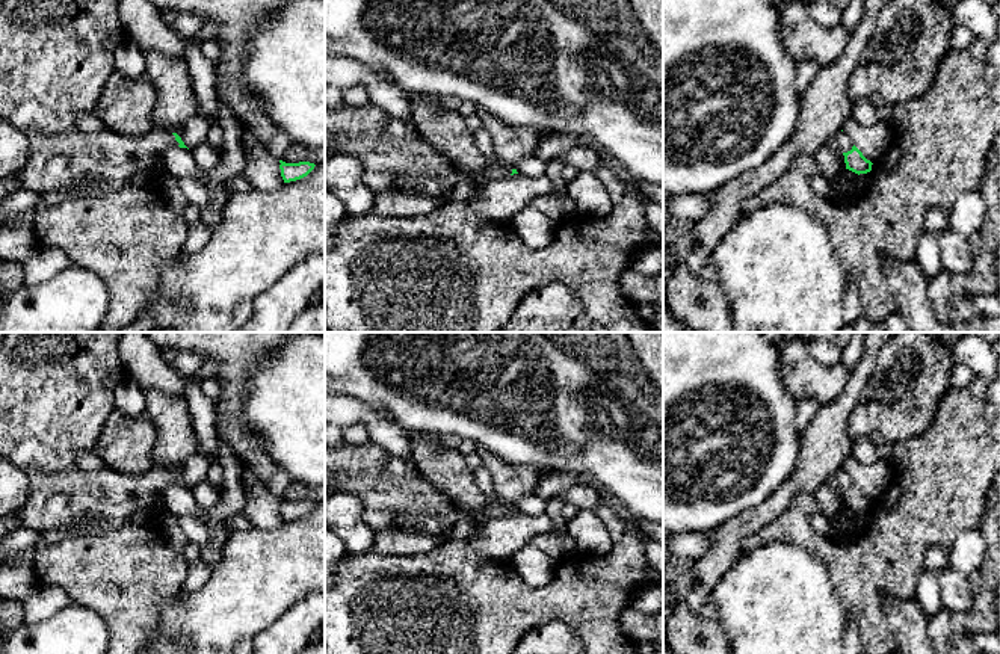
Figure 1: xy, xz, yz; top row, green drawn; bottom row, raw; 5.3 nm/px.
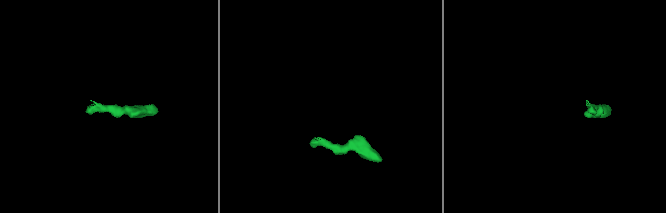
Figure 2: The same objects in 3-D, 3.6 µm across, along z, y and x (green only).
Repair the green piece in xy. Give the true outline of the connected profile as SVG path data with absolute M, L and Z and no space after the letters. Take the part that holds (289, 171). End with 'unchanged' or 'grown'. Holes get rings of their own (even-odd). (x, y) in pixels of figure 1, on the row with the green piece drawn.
M279 160L279 163L281 177L284 183L296 181L307 177L316 166L314 163L310 162L285 163Z; unchanged

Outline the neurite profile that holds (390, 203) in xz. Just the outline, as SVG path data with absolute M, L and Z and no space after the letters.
M387 189L375 192L375 201L370 208L370 214L382 217L417 217L429 214L438 210L441 205L441 198Z

